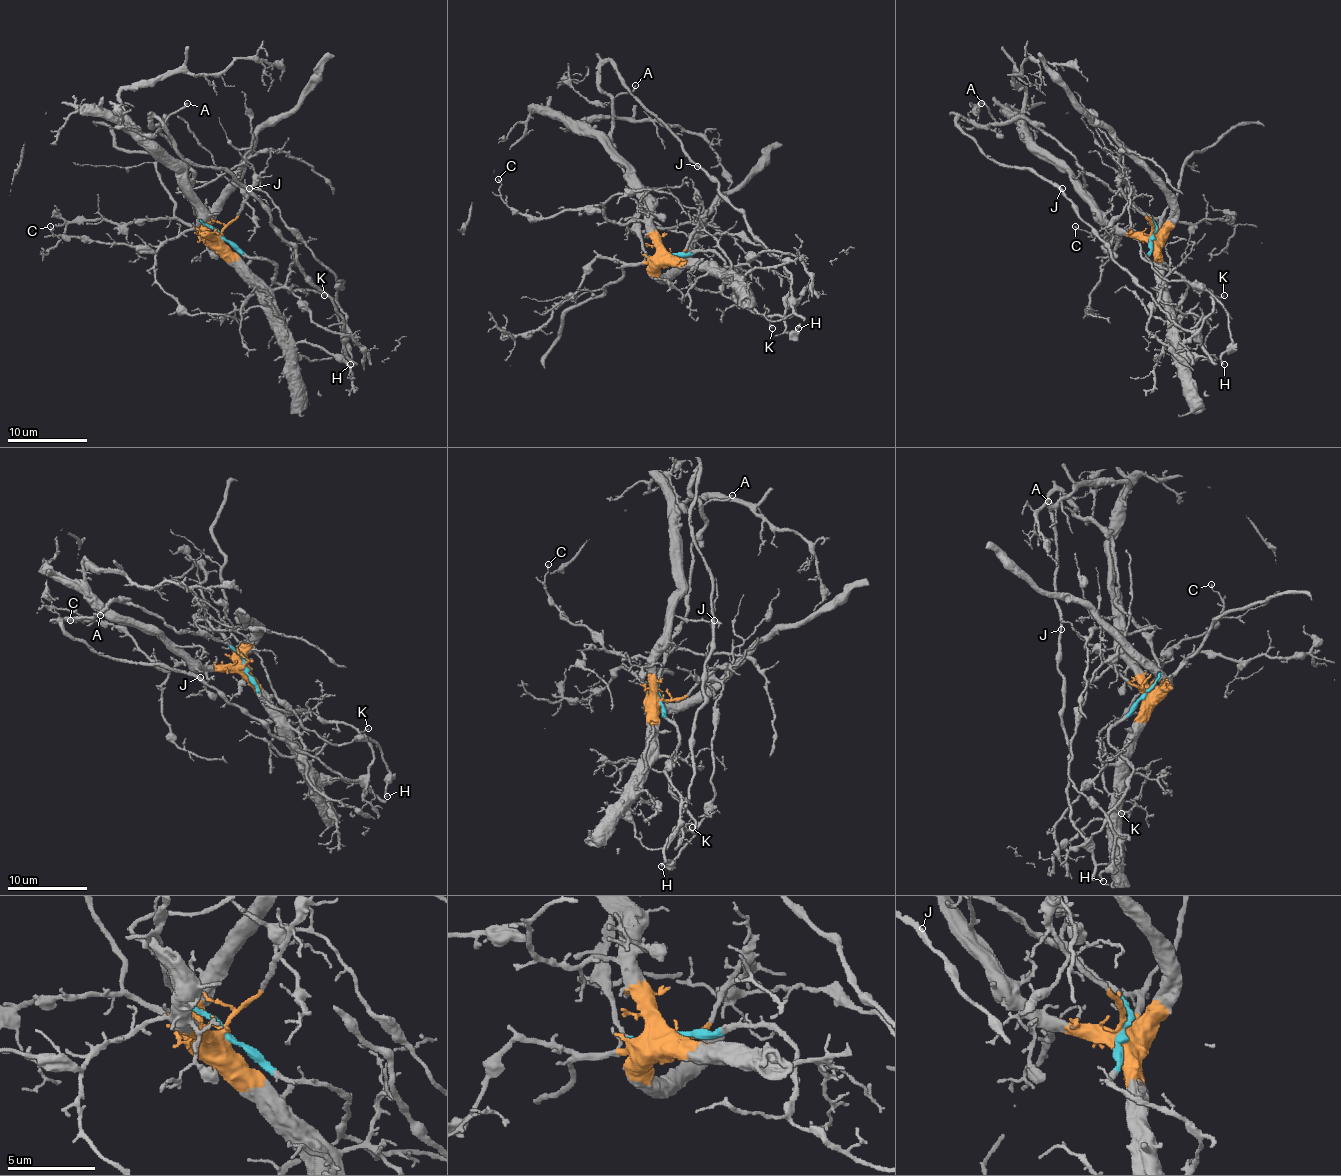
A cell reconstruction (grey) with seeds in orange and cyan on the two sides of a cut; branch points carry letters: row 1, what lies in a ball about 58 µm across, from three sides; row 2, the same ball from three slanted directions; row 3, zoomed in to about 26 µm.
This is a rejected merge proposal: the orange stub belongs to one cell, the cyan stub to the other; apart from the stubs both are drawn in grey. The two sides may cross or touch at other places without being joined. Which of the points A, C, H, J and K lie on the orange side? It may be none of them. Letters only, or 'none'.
C

